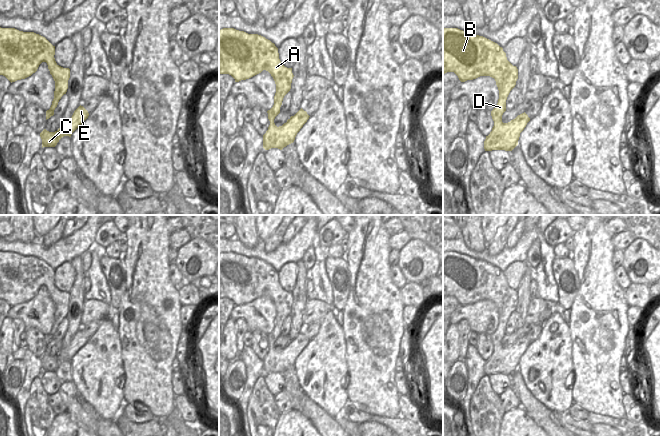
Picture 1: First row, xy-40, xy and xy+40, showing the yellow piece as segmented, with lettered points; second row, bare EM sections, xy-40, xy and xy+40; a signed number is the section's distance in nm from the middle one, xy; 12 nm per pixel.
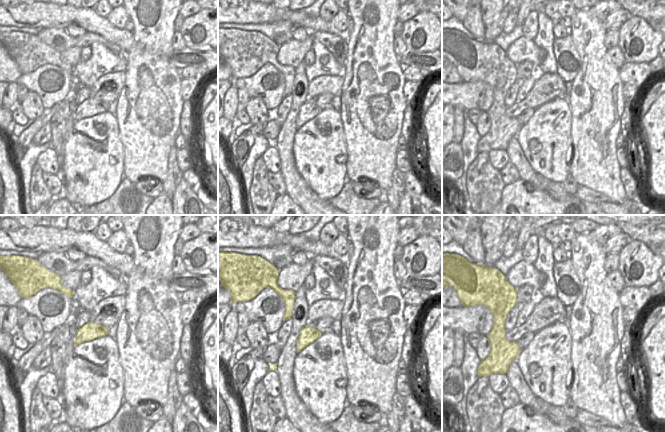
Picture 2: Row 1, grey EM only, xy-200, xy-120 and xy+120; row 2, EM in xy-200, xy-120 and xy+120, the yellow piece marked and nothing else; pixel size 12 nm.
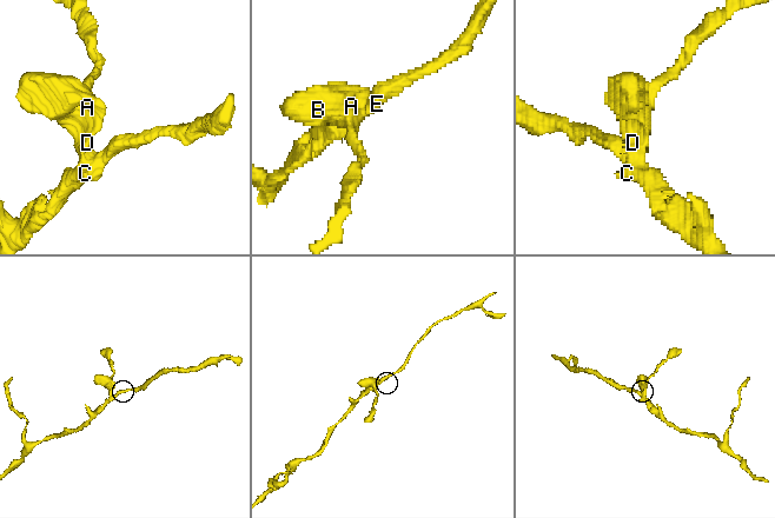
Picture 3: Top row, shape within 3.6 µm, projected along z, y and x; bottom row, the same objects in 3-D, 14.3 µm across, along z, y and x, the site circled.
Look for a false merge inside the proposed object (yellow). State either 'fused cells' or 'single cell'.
single cell

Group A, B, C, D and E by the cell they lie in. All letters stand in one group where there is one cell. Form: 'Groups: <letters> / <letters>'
Groups: A B C D E

